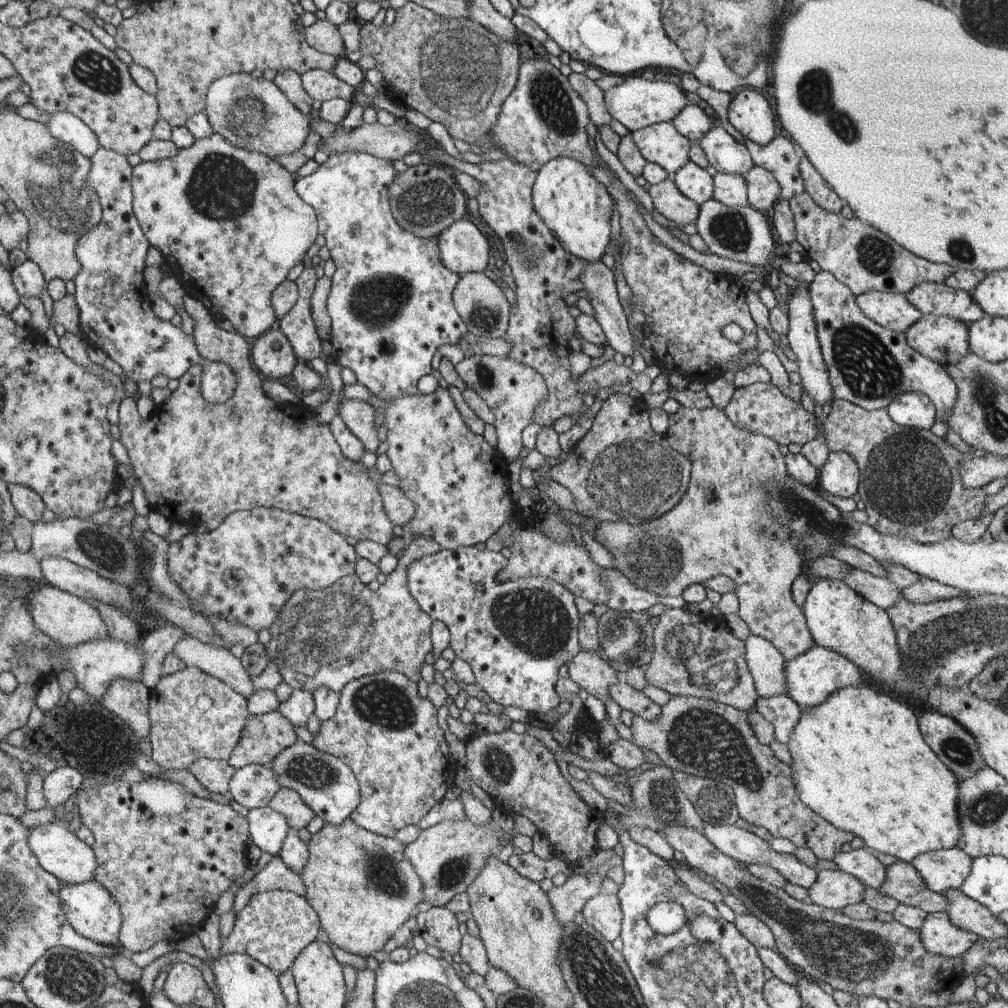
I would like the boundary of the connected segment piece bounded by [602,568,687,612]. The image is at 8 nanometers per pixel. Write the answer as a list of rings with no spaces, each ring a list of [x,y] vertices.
[[[615,568],[602,569],[602,582],[612,592],[608,600],[610,610],[645,612],[656,604],[669,608],[682,608],[687,604],[682,596],[659,596],[658,593],[642,590],[634,586],[631,578]]]

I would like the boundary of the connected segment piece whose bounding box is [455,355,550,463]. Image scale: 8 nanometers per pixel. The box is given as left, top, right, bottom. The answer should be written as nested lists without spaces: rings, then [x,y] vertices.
[[[473,355],[455,366],[456,373],[485,402],[495,417],[493,425],[498,435],[498,449],[507,457],[508,463],[517,460],[524,448],[524,428],[532,424],[532,416],[540,404],[550,400],[547,382],[542,372],[512,360],[509,356]]]

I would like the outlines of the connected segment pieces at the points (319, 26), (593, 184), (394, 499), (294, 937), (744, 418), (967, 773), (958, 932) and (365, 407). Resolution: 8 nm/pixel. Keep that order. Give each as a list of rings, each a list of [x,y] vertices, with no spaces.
[[[327,19],[318,20],[312,24],[307,31],[308,44],[320,53],[341,57],[345,55],[342,36],[338,32],[338,27],[331,24]]]
[[[570,157],[550,160],[537,174],[532,200],[547,228],[576,258],[587,262],[600,261],[610,242],[610,216],[614,200],[608,189],[590,174],[589,166]]]
[[[378,483],[378,492],[382,496],[386,516],[394,526],[404,526],[414,517],[416,504],[399,487]]]
[[[286,890],[258,892],[246,907],[236,914],[235,931],[225,951],[246,952],[272,972],[280,974],[291,968],[296,958],[319,933],[319,914],[312,909],[305,897]]]
[[[761,382],[736,389],[724,412],[734,426],[772,438],[779,445],[804,445],[818,435],[815,413],[808,412],[801,405],[800,400],[792,400],[792,396],[784,396],[780,388],[771,383]]]
[[[934,710],[934,712],[924,712],[918,722],[920,734],[922,734],[926,744],[932,748],[934,754],[942,760],[942,763],[949,768],[958,781],[976,776],[976,772],[980,772],[982,768],[987,766],[982,754],[980,754],[976,740],[958,721]]]
[[[947,912],[927,914],[919,935],[922,946],[930,954],[954,959],[961,958],[979,940],[974,932],[954,926]]]
[[[348,399],[339,405],[338,415],[366,450],[374,453],[379,447],[374,408],[362,400]]]

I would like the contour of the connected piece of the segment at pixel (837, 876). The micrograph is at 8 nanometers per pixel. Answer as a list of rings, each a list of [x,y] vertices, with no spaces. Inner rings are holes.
[[[822,870],[808,889],[807,901],[824,908],[842,911],[849,904],[860,903],[865,886],[842,870]]]

